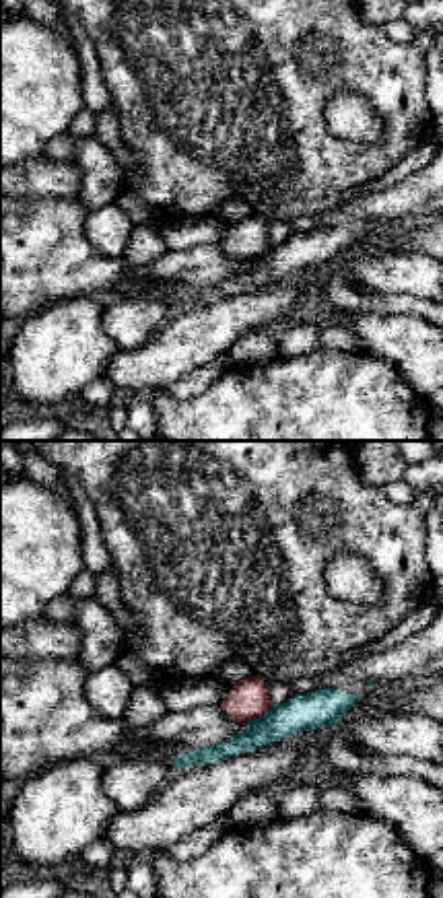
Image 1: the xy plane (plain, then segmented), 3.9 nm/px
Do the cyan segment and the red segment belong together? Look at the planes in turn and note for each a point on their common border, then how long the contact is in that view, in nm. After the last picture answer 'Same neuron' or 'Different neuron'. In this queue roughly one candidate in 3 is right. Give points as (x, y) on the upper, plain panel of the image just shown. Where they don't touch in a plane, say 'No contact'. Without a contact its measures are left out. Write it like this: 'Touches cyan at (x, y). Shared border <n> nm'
Touches cyan at (260, 256). Shared border 130 nm

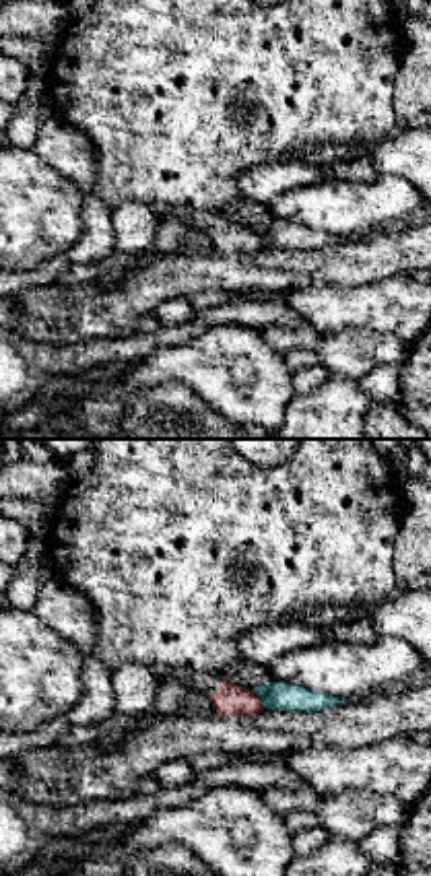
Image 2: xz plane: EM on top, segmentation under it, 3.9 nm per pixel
Touches cyan at (260, 236). Shared border 90 nm

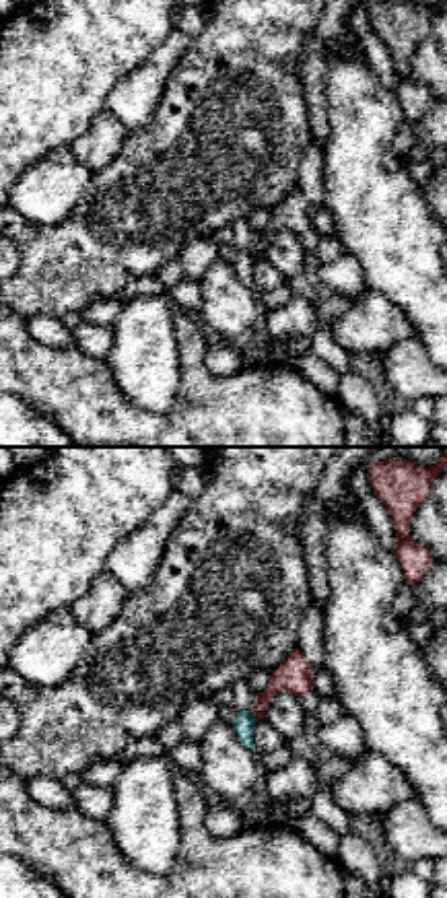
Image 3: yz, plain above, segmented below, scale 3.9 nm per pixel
Touches cyan at (252, 254). Shared border 50 nm

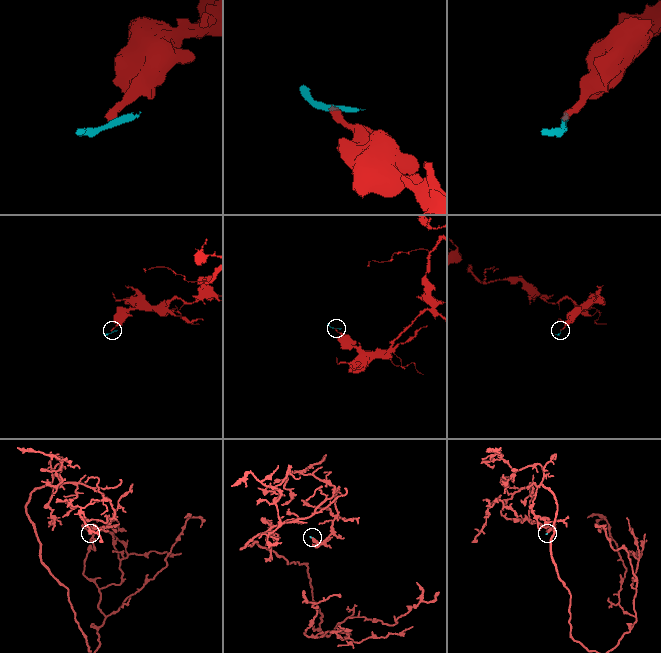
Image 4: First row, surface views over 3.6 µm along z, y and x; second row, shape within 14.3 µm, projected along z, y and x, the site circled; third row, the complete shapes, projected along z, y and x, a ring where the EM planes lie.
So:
Different neuron

